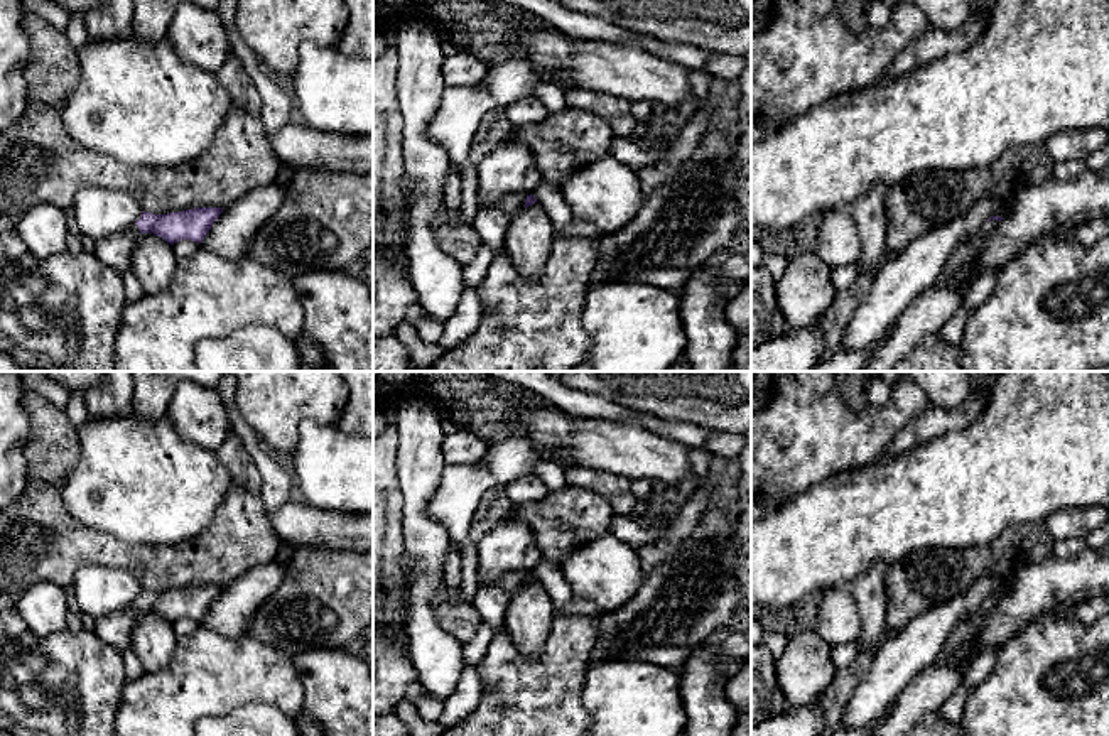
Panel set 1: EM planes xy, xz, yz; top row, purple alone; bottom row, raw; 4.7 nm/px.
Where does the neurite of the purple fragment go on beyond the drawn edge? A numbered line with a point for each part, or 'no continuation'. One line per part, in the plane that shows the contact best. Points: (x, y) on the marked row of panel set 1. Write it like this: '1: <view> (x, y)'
1: xz (492, 223)

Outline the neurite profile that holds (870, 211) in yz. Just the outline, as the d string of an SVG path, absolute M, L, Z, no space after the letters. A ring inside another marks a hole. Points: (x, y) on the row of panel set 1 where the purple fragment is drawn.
M878 184L868 194L859 196L851 206L859 230L861 258L857 270L863 275L878 270L883 263L883 253L886 252L888 192L888 186Z

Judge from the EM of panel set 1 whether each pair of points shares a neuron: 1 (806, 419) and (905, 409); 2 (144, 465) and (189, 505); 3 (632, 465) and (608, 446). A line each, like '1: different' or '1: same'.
1: same
2: same
3: same

